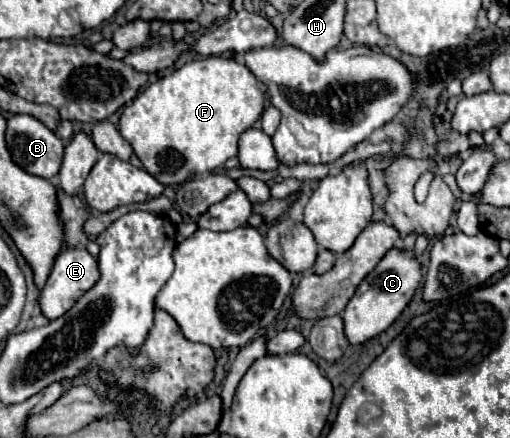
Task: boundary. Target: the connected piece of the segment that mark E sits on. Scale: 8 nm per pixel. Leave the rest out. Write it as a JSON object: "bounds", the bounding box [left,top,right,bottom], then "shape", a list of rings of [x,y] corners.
{"bounds":[38,249,100,319],"shape":[[[66,249],[66,251],[62,251],[52,265],[52,271],[50,271],[46,285],[40,291],[38,305],[40,305],[42,315],[48,317],[48,319],[62,317],[98,281],[98,277],[100,277],[100,271],[98,271],[96,257],[92,257],[86,249]]]}

